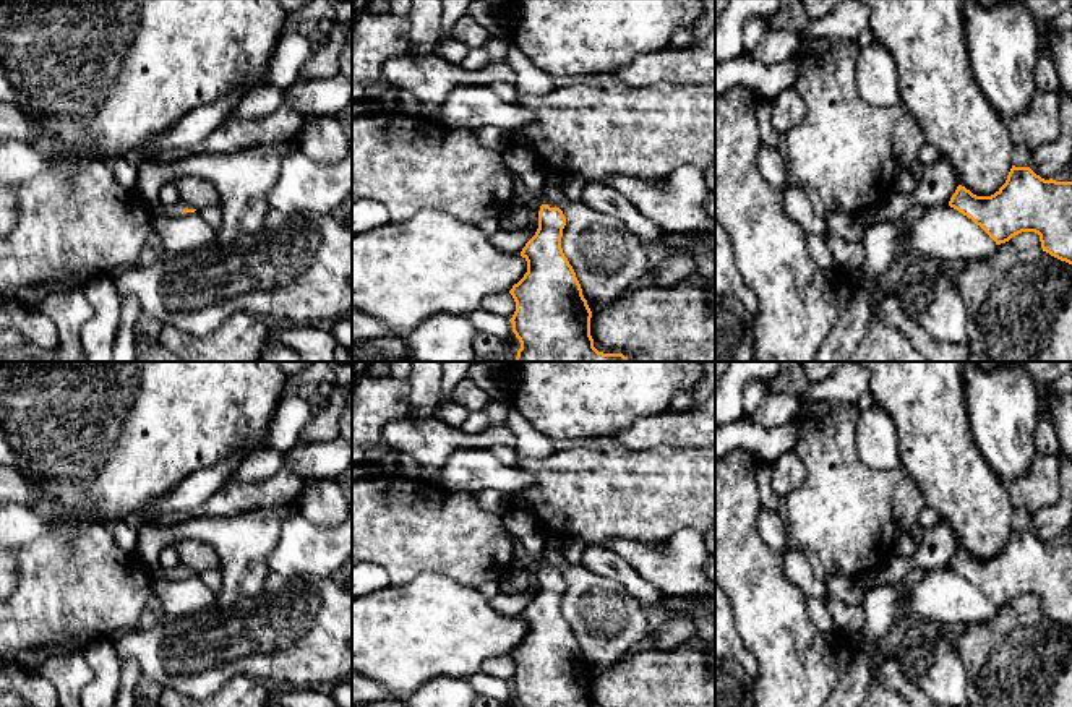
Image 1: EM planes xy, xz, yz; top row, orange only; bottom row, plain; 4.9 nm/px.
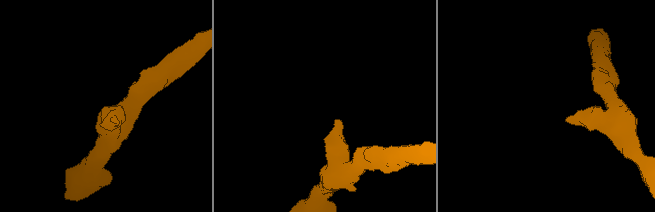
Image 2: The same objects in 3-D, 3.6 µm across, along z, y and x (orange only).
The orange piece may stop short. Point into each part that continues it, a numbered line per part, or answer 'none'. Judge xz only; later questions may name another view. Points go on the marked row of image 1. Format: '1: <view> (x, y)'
1: xz (518, 185)

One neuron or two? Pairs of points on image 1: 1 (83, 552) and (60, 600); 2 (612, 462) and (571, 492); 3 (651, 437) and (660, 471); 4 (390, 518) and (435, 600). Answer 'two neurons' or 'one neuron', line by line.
1: one neuron
2: one neuron
3: two neurons
4: two neurons

